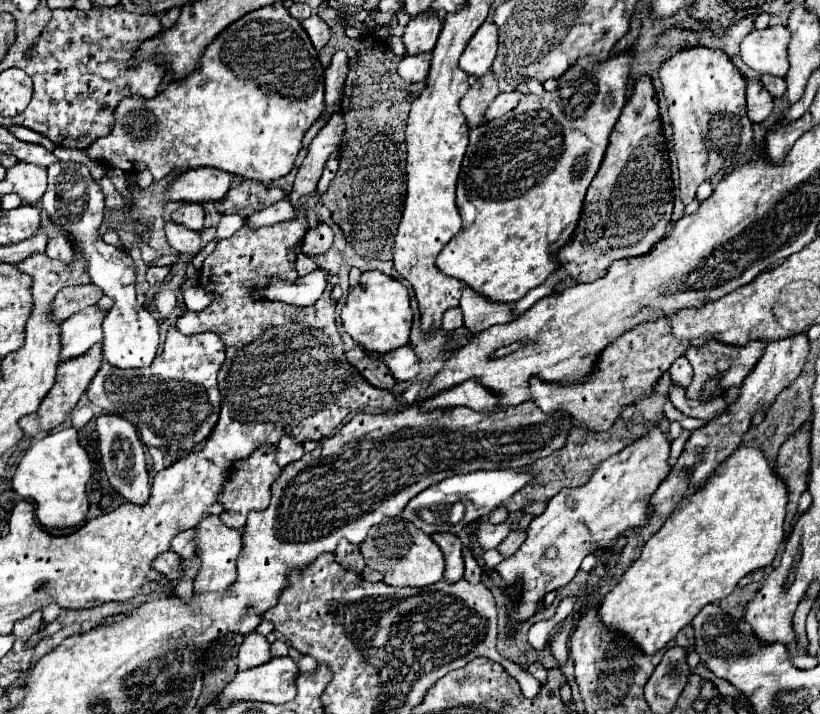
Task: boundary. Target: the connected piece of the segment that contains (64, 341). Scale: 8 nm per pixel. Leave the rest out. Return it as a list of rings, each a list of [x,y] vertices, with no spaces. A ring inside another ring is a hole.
[[[89,306],[65,322],[61,322],[61,362],[85,354],[93,344],[101,342],[101,322],[107,312],[97,306]]]

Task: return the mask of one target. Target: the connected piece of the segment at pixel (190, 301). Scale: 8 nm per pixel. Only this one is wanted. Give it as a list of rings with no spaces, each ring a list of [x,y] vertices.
[[[197,286],[185,290],[185,292],[183,292],[183,298],[185,298],[187,308],[189,308],[189,310],[195,310],[195,312],[201,312],[201,308],[205,308],[205,306],[209,304],[209,300],[211,300],[211,296],[209,296],[205,290],[197,288]]]

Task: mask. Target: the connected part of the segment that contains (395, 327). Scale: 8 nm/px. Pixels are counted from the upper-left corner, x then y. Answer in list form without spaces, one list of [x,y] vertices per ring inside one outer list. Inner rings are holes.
[[[381,272],[361,274],[359,286],[349,290],[349,296],[343,304],[341,322],[343,322],[343,330],[369,352],[385,354],[409,344],[413,310],[409,304],[407,288],[399,280]]]

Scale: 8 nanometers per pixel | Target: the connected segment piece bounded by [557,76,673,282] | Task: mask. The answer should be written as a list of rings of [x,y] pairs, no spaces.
[[[643,76],[615,124],[601,168],[587,190],[577,230],[557,252],[559,268],[575,282],[593,282],[605,274],[611,262],[647,254],[655,242],[663,240],[673,212],[669,166],[655,90],[651,78]]]

